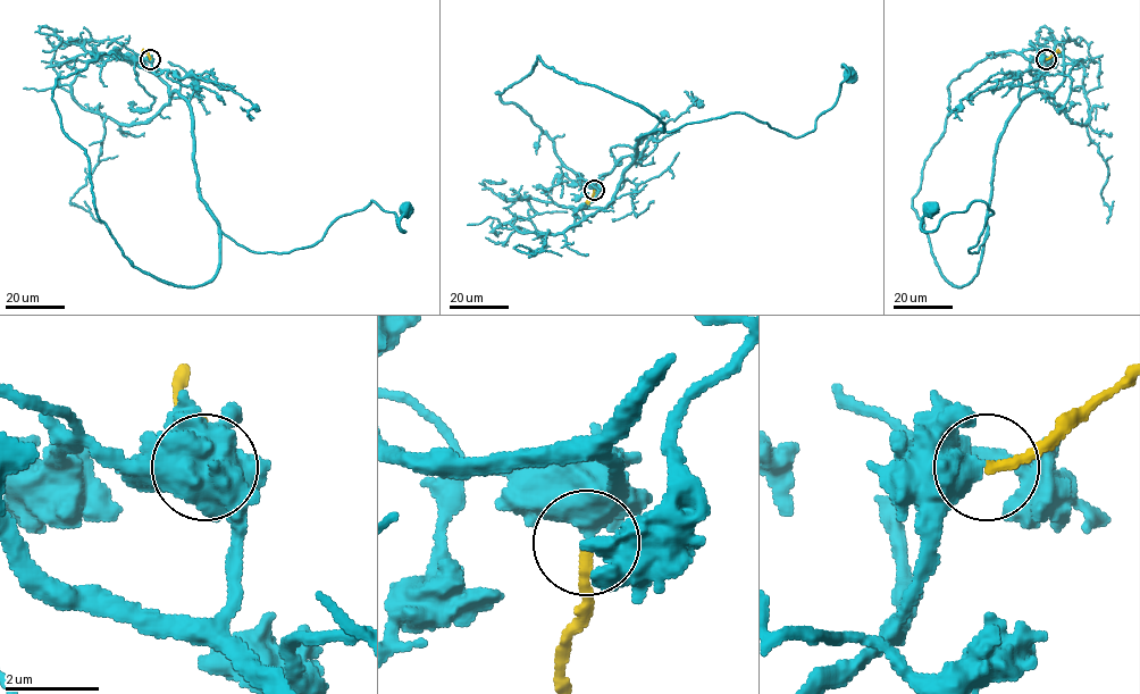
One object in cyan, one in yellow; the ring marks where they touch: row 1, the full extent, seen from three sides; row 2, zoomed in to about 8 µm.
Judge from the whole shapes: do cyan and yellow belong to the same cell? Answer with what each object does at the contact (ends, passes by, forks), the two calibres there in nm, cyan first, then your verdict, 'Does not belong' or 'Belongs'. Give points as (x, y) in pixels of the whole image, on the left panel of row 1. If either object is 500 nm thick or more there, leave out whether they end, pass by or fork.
Thickness 700 nm (cyan) against 240 nm. Belongs

